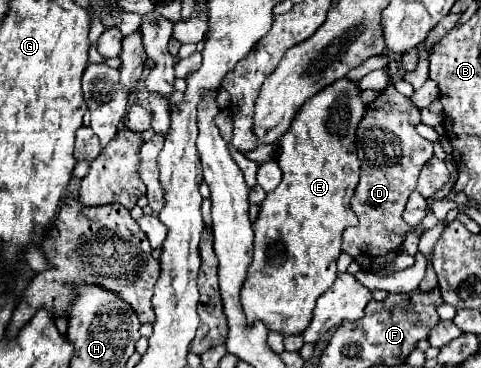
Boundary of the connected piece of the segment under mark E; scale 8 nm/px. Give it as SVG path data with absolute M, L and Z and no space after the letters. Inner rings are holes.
M341 78L309 98L295 114L291 128L281 136L277 162L283 170L283 180L261 202L259 216L253 224L255 254L241 286L241 306L249 326L261 320L267 330L279 332L281 336L303 334L313 316L315 300L333 286L337 278L335 262L341 252L341 232L357 224L357 216L351 212L349 202L359 182L361 164L355 150L355 128L361 114L365 114L365 104L359 100L357 84Z

